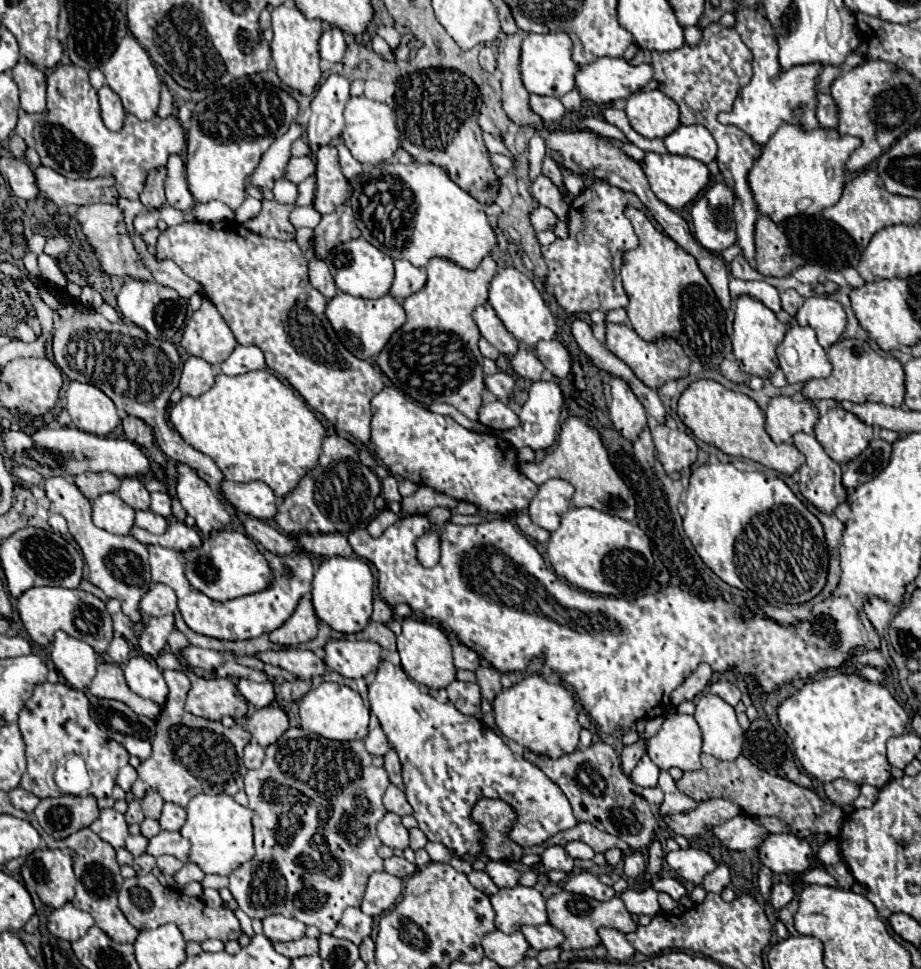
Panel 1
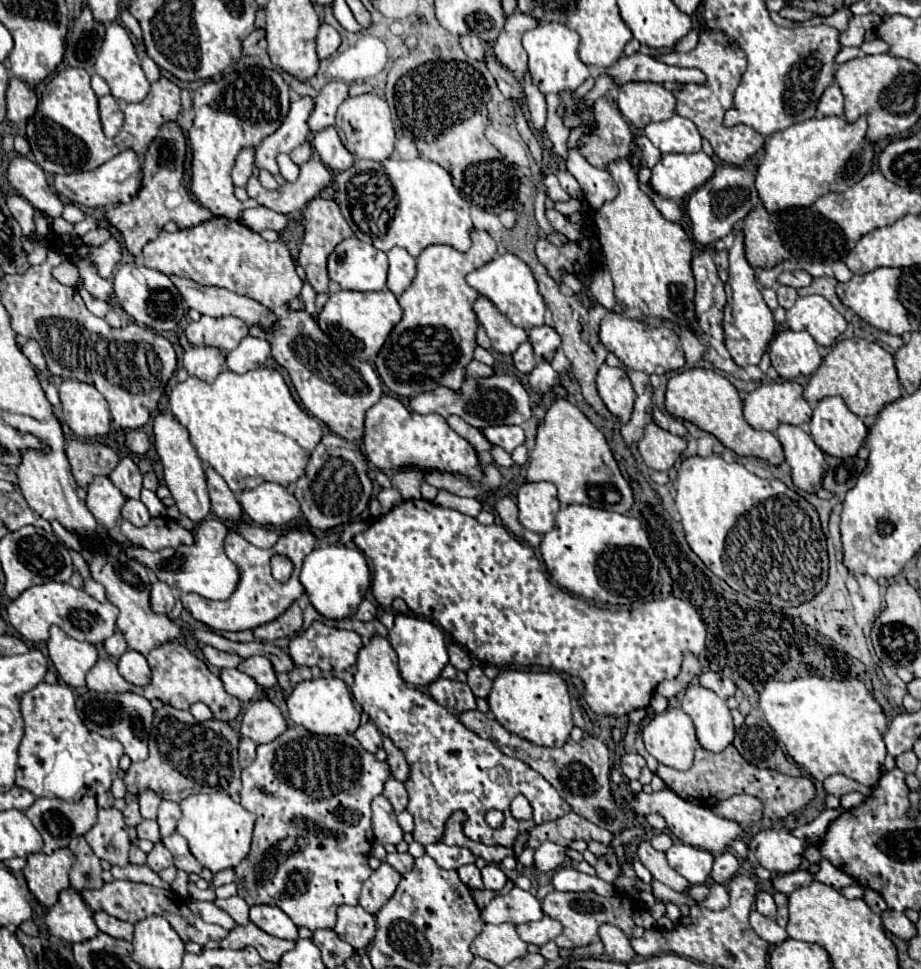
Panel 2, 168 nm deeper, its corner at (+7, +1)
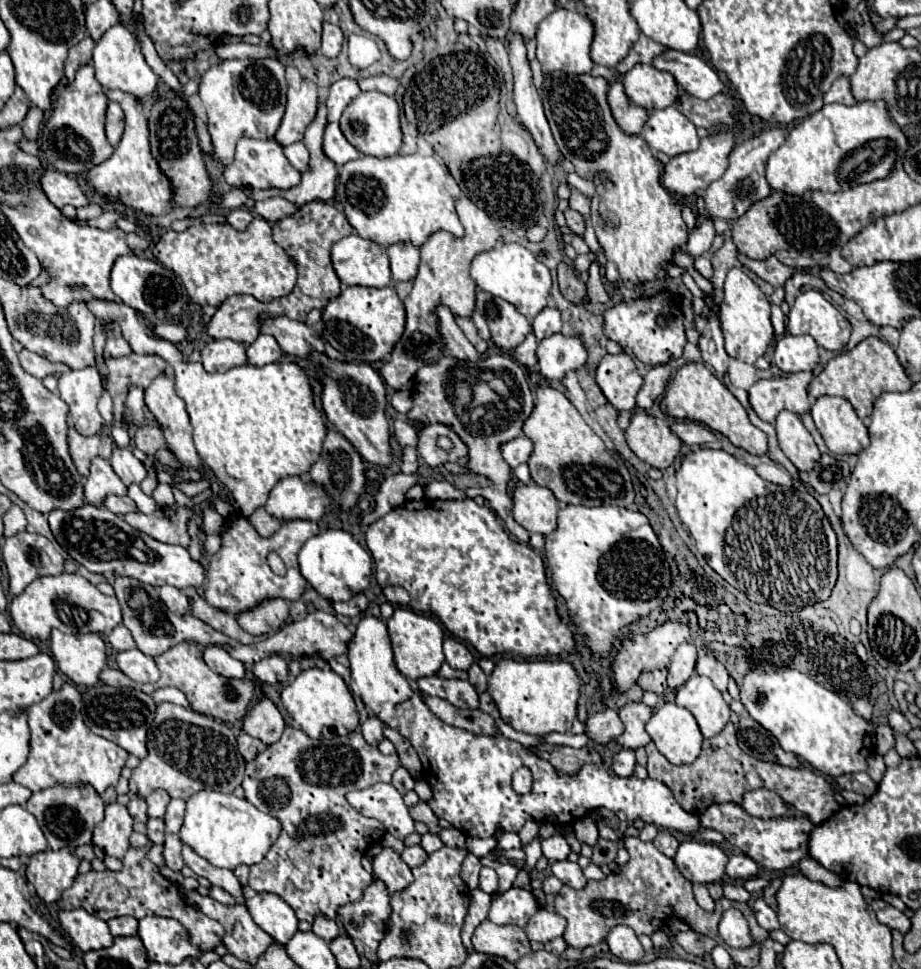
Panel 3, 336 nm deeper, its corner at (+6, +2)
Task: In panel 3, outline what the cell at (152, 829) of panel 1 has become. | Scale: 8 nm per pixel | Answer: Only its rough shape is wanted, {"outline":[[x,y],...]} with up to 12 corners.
{"outline":[[148,820],[148,838],[154,844],[164,842],[164,820]]}

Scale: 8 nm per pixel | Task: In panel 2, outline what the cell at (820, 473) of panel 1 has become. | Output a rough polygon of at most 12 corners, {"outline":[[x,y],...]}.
{"outline":[[779,425],[793,485],[815,493],[823,451],[801,427]]}

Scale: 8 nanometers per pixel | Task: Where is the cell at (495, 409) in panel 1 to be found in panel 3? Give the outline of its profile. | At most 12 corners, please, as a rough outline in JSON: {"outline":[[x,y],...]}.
{"outline":[[518,436],[502,446],[502,456],[510,468],[528,462],[532,442]]}

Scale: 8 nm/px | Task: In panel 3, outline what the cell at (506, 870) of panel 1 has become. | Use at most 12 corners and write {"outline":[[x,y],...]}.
{"outline":[[484,866],[480,870],[480,890],[498,890],[498,874]]}

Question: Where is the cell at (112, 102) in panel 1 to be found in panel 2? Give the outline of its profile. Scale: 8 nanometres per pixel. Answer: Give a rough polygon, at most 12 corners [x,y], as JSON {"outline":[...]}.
{"outline":[[113,95],[99,97],[99,113],[107,137],[123,127],[123,111]]}

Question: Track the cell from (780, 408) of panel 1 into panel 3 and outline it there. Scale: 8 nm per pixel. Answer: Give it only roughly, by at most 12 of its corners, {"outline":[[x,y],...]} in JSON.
{"outline":[[812,372],[756,380],[754,412],[774,424],[778,412],[810,410]]}

